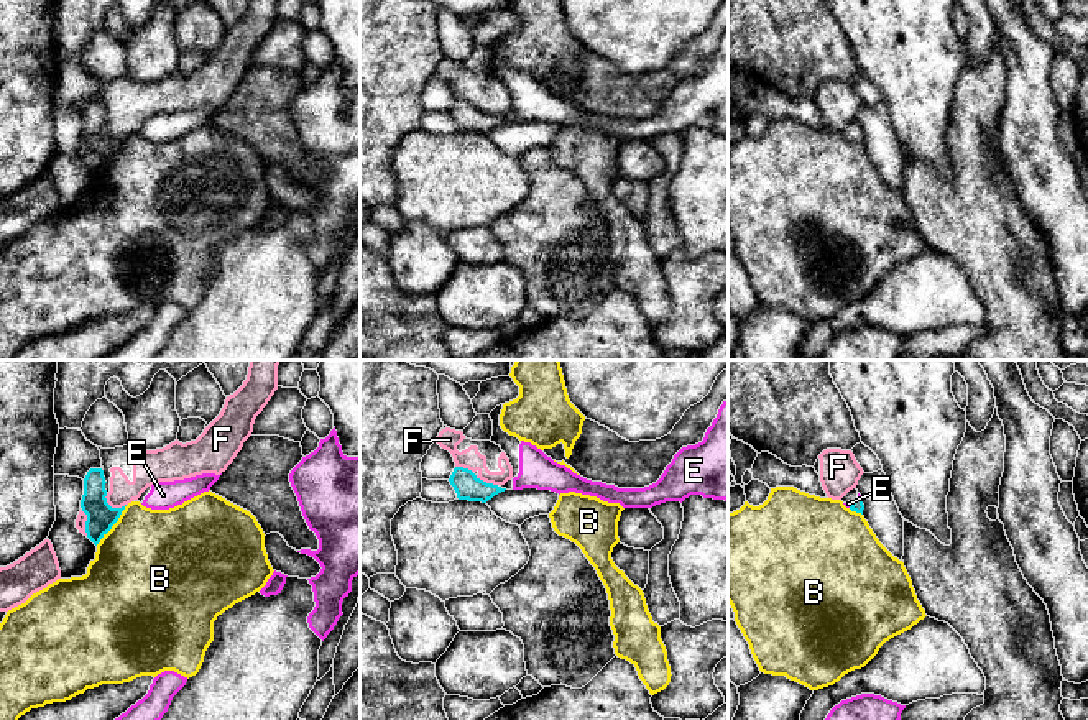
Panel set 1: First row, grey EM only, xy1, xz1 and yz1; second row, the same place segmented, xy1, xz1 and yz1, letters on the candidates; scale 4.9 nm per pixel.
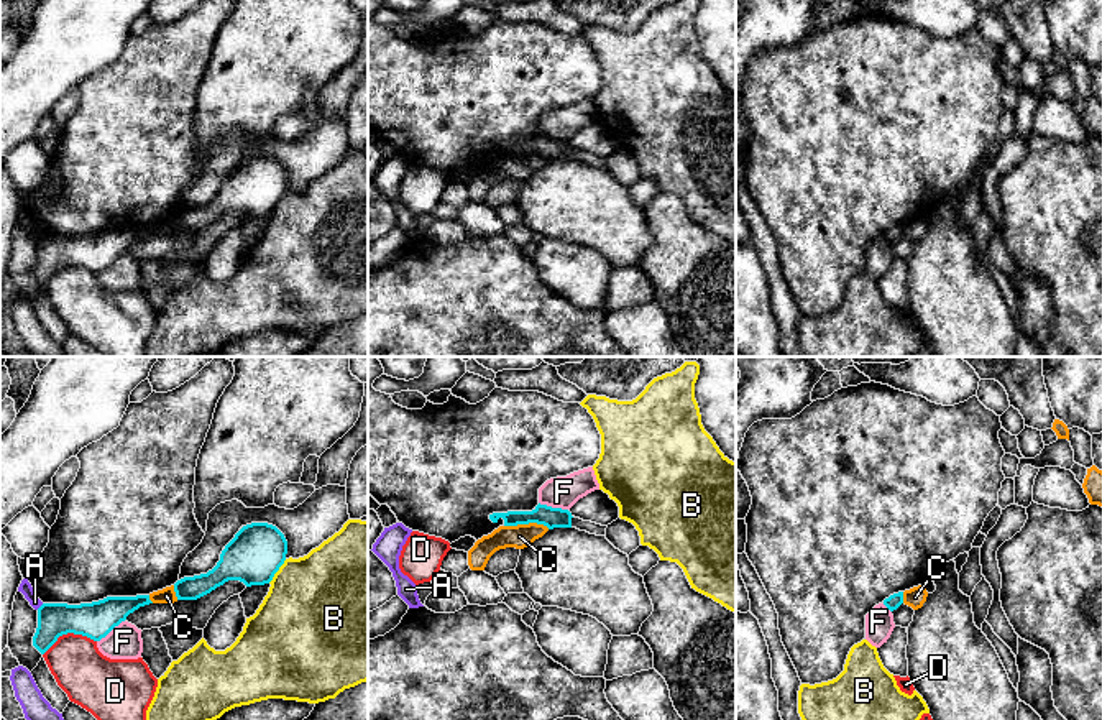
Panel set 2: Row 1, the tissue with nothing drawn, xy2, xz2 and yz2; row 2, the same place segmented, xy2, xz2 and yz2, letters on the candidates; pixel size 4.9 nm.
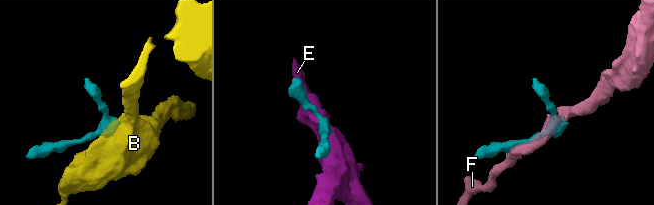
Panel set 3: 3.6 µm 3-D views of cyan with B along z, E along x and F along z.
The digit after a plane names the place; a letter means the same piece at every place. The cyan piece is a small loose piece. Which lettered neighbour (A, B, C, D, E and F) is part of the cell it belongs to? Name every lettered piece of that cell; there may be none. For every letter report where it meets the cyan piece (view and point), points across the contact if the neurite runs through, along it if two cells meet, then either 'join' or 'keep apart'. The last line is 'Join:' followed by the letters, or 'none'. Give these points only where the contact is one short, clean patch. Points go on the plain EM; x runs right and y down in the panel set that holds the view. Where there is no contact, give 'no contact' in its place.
A: contact xy2 (41, 237); border xy2 (43, 235), (36, 240); keep apart
B: contact xy1 (114, 155); border xy1 (127, 137), (119, 152), (96, 176); keep apart
C: contact xz2 (528, 155); border xz2 (505, 156), (542, 155), (549, 160); keep apart
D: contact xy2 (68, 263); border xy2 (96, 272), (86, 267), (63, 265), (43, 286); keep apart
E: contact yz1 (852, 137); way yz1 (857, 137), (852, 137), (848, 135); join
F: contact xz2 (554, 140); keep apart
Join: E

